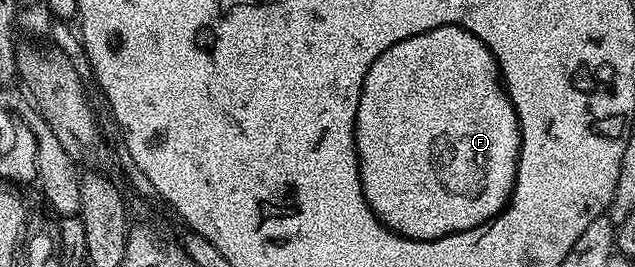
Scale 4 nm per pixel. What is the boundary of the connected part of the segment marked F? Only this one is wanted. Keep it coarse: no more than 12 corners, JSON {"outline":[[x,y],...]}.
{"outline":[[443,24],[378,54],[356,156],[412,240],[478,228],[516,184],[492,51]]}

